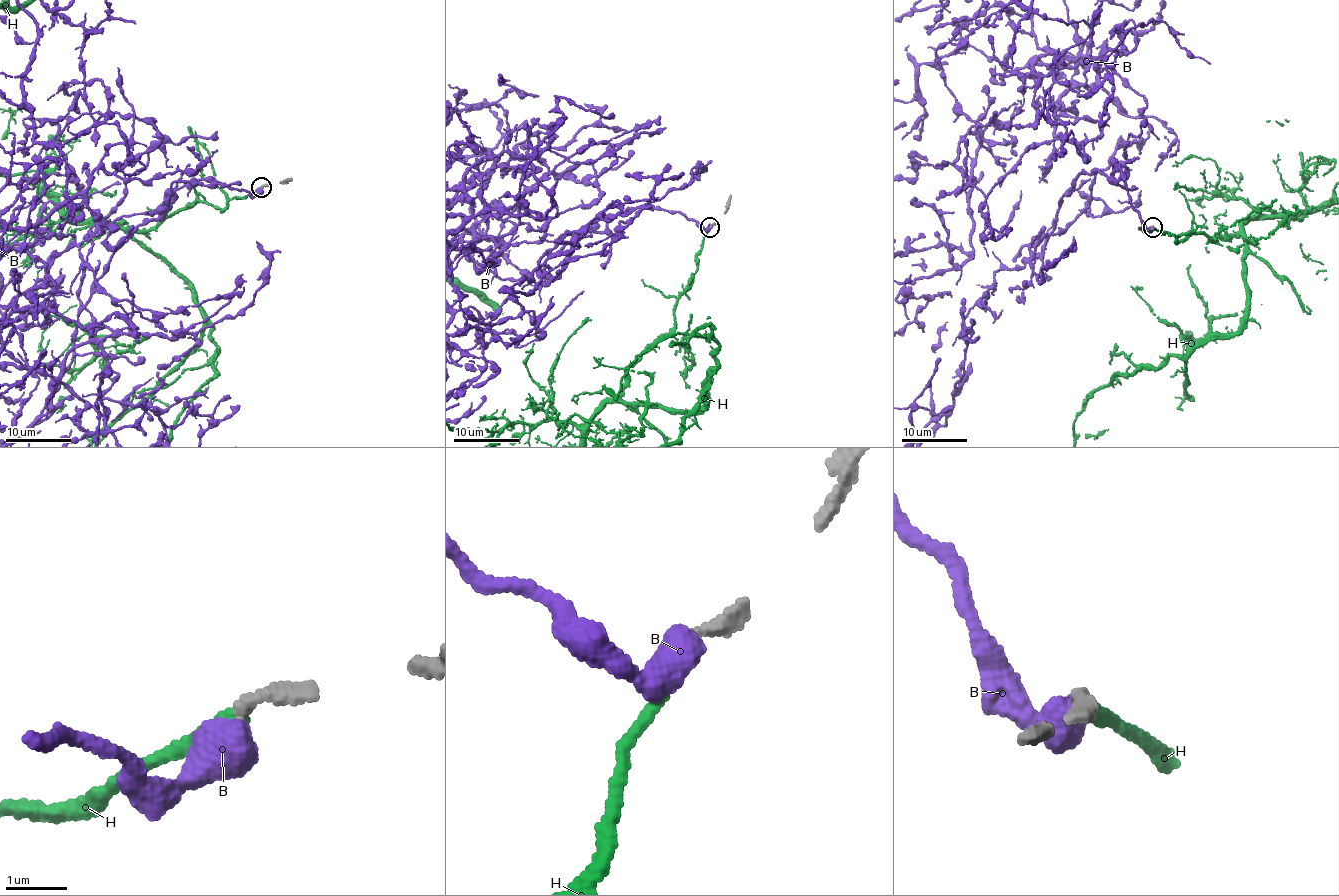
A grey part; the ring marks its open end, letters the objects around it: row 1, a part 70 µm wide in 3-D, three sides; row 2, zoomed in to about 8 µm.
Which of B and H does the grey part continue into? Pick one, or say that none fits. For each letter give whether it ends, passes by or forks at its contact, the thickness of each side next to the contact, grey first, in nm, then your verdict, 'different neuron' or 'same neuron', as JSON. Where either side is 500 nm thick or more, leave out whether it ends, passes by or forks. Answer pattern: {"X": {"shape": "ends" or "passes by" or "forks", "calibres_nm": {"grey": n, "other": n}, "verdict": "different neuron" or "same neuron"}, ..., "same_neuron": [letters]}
{"B": {"calibres_nm": {"grey": 240, "other": 600}, "verdict": "different neuron"}, "H": {"shape": "ends", "calibres_nm": {"grey": 240, "other": 240}, "verdict": "same neuron"}, "same_neuron": ["H"]}

